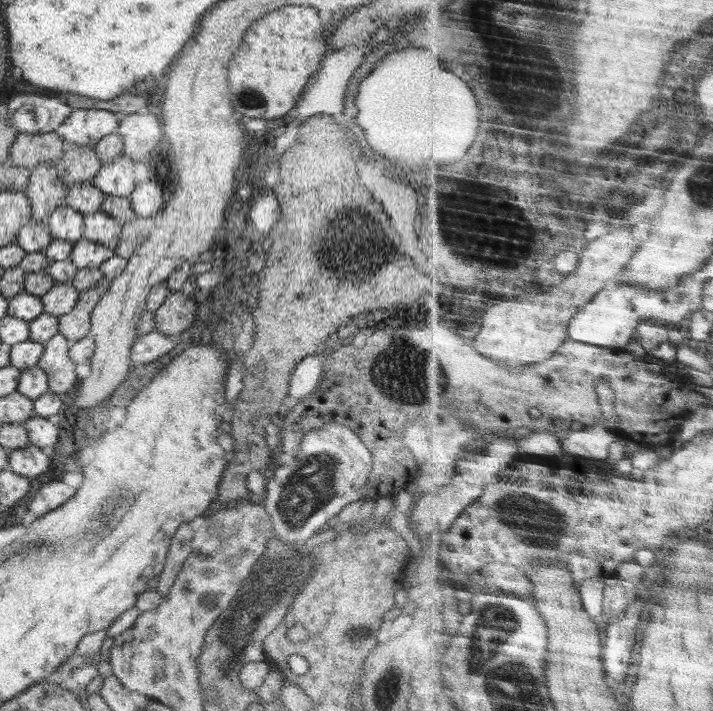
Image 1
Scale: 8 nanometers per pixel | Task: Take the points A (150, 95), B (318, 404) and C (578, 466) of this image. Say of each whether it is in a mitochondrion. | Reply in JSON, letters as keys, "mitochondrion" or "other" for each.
{"A":"other","B":"other","C":"other"}

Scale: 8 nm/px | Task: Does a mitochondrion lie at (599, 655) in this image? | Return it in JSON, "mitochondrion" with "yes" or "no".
{"mitochondrion":"no"}

